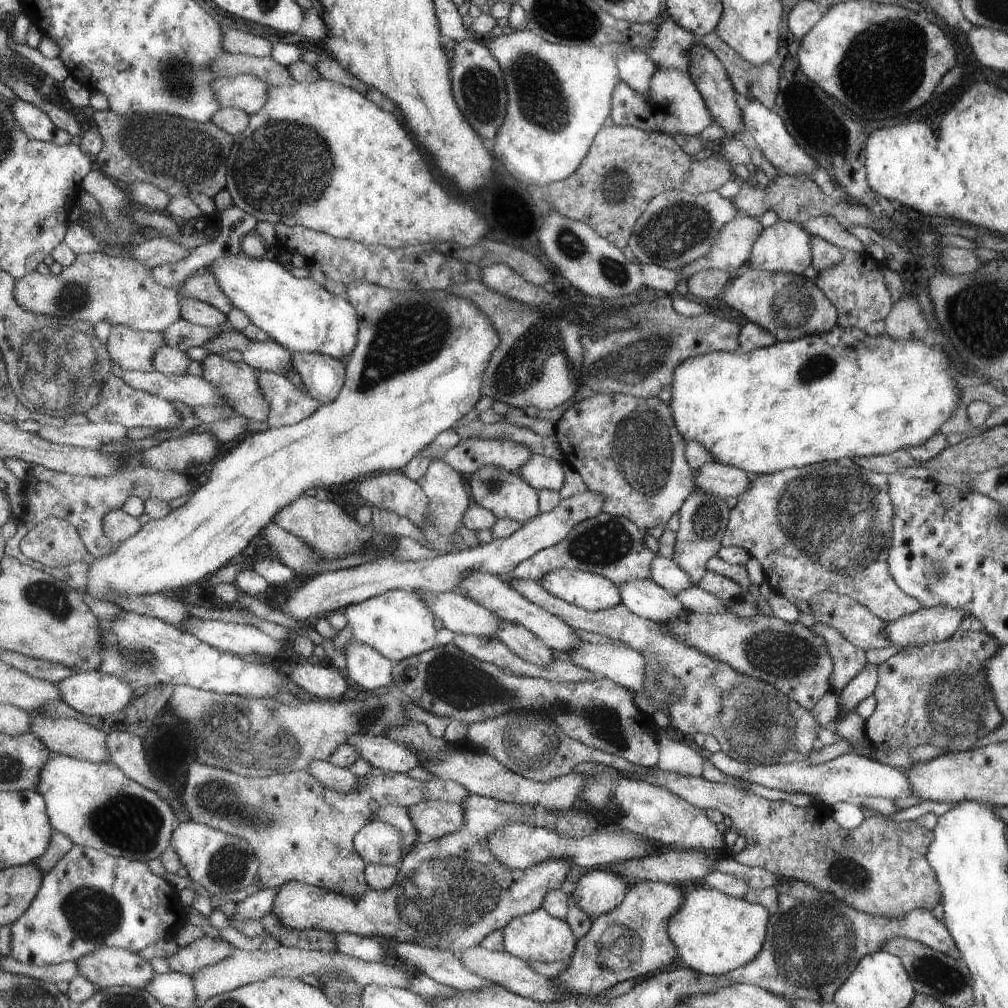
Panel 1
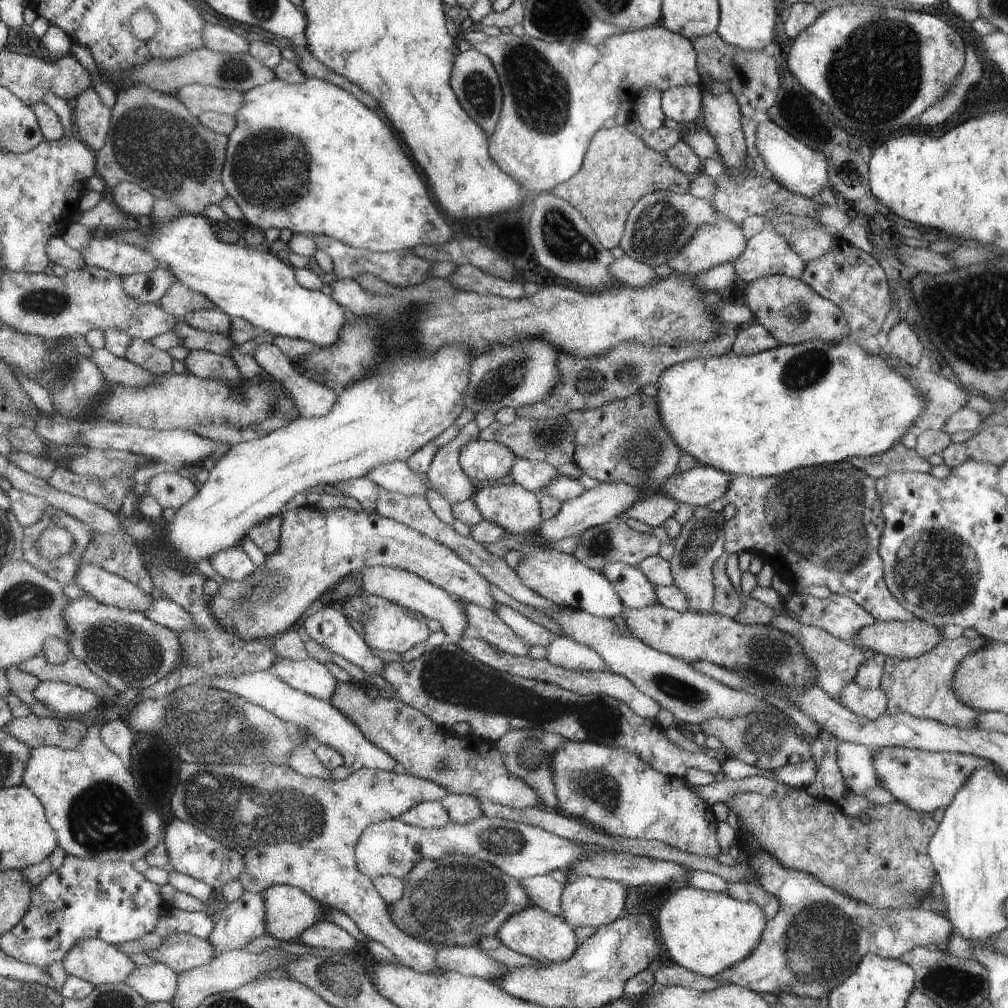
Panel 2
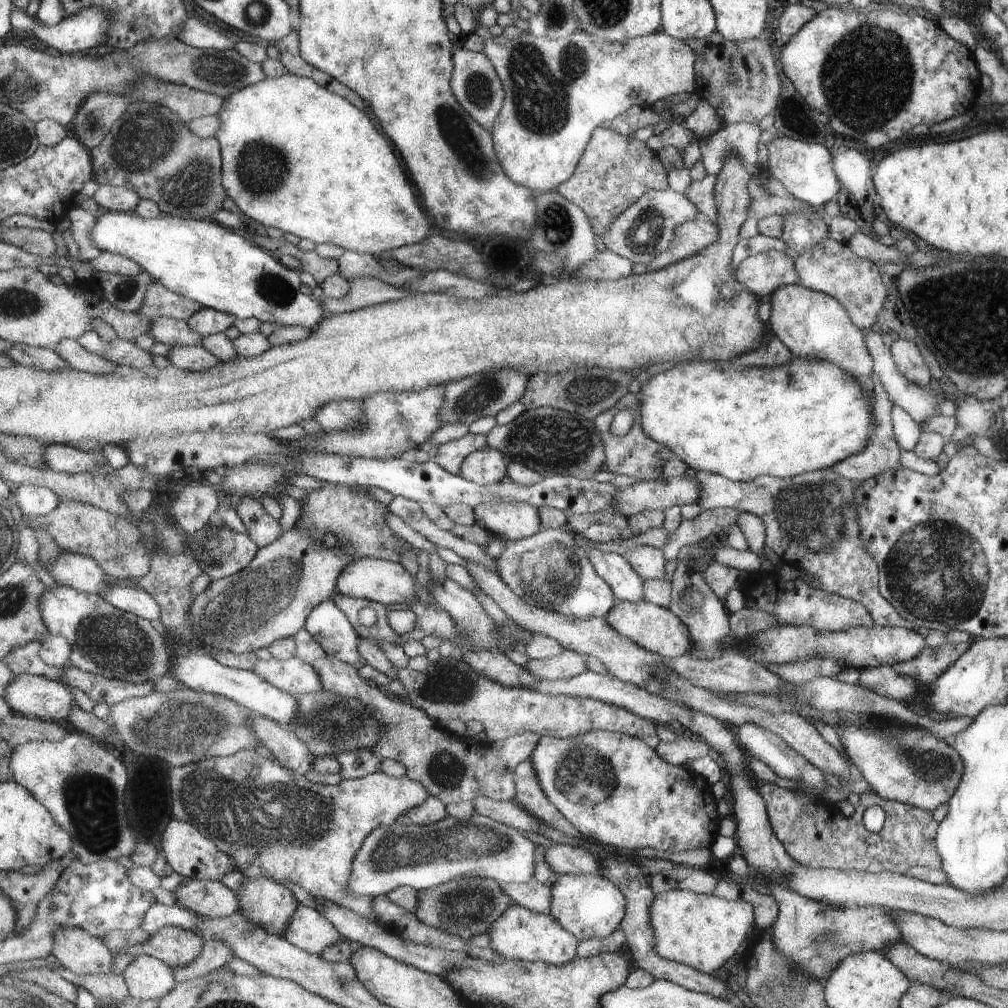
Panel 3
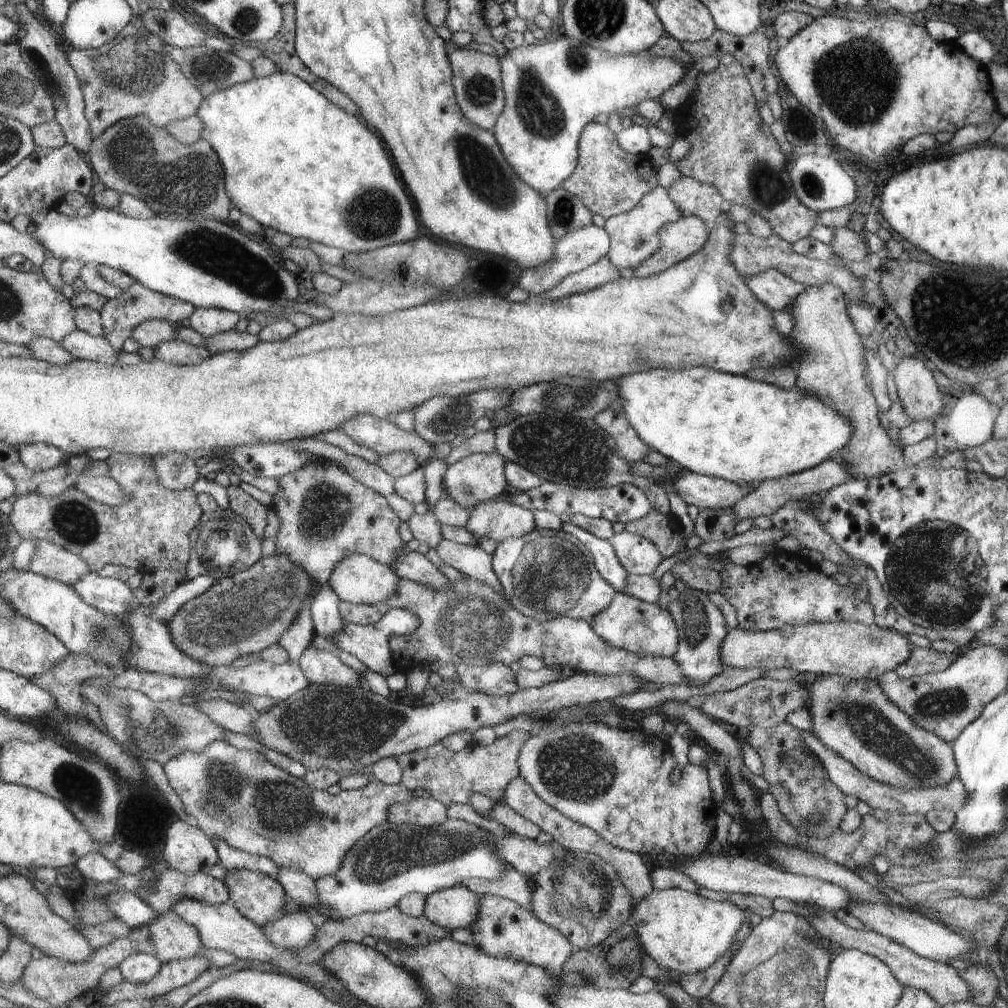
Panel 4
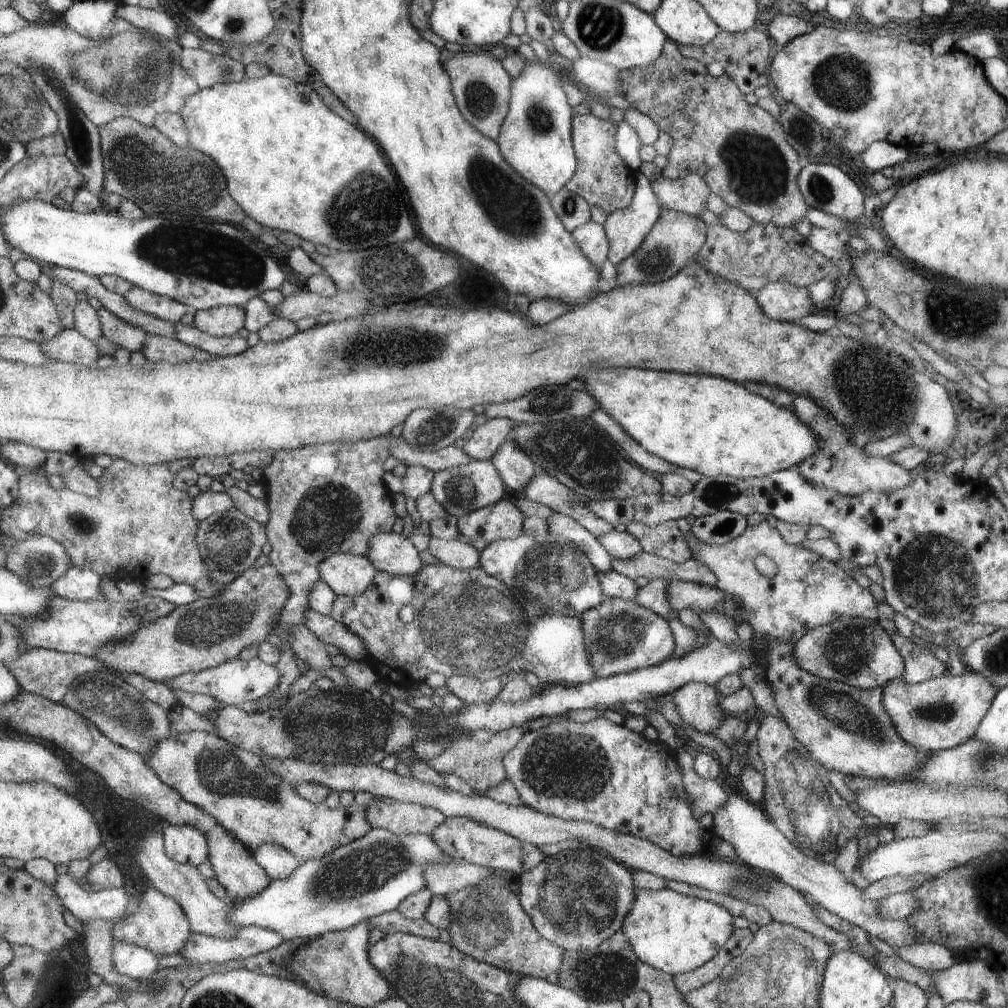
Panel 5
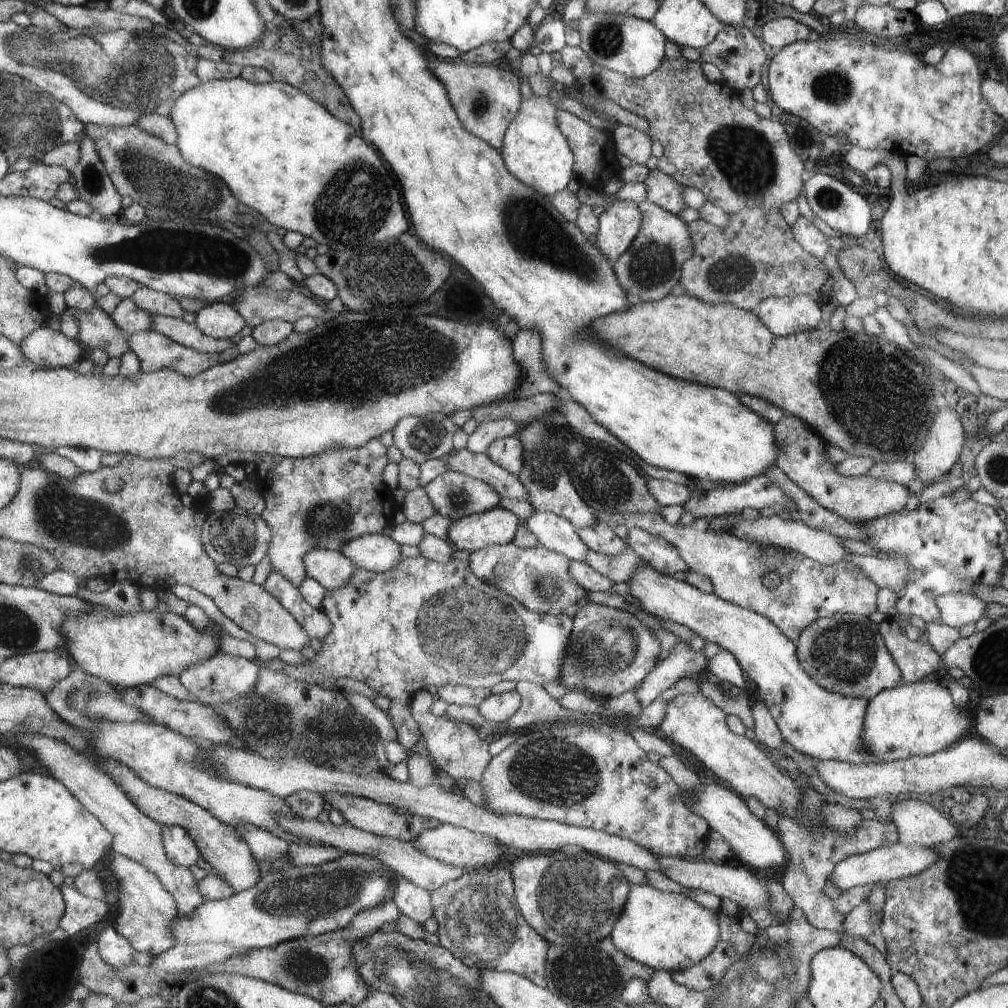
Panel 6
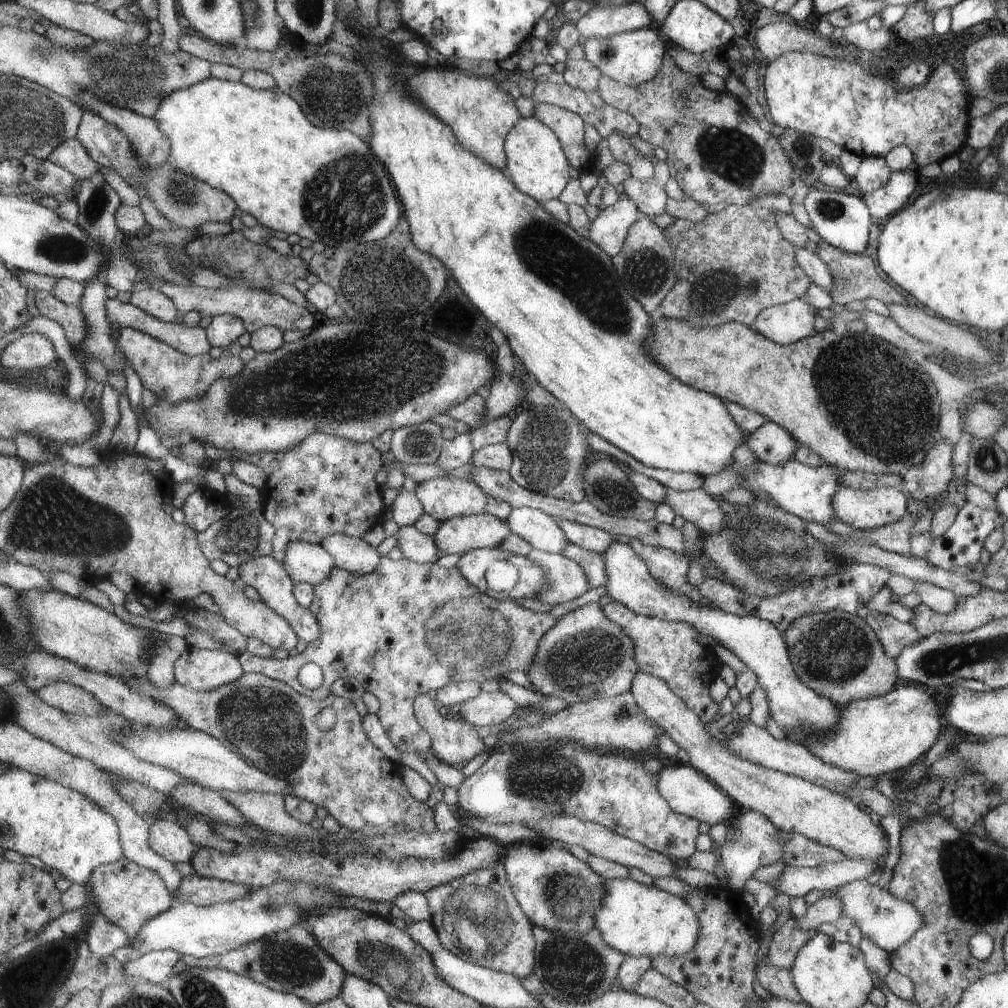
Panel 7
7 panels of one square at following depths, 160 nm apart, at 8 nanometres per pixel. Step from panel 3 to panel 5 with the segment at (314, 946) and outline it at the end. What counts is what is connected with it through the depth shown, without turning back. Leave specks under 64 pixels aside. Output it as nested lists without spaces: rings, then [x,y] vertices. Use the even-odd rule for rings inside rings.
[[[256,926],[243,927],[230,939],[193,933],[180,954],[199,964],[226,963],[267,952],[283,941],[284,937],[275,931]]]

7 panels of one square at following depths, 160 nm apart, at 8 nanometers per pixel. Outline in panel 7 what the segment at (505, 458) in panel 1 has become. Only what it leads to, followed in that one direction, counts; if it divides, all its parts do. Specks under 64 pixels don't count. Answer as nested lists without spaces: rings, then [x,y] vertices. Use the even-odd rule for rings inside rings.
[[[431,479],[418,484],[415,494],[421,499],[427,514],[439,522],[451,517],[472,515],[483,512],[486,494],[476,485],[457,479]]]

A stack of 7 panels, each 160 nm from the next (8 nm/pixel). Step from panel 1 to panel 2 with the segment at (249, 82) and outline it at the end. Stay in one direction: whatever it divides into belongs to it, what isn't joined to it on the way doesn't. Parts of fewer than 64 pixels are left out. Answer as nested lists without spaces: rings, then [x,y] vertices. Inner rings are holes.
[[[195,83],[178,89],[175,98],[198,117],[207,111],[235,115],[244,107],[244,94],[238,90]]]

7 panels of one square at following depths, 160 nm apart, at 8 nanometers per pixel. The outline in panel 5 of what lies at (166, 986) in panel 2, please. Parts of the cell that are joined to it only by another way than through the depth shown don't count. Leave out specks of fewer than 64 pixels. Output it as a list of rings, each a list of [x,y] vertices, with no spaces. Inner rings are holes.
[[[113,942],[114,965],[121,974],[143,981],[161,968],[159,958],[149,949],[122,942]]]

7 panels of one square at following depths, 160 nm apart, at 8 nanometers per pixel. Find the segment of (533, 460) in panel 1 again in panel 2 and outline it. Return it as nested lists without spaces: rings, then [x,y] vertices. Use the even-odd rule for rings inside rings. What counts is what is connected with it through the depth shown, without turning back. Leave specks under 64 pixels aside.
[[[516,457],[512,468],[509,469],[507,480],[517,483],[528,491],[534,491],[541,490],[557,475],[555,467],[547,463]]]

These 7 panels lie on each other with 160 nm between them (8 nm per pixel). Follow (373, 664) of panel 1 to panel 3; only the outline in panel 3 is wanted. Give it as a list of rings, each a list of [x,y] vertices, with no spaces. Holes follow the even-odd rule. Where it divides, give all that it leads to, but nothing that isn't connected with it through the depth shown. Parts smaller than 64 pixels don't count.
[[[333,598],[313,609],[304,628],[331,657],[349,664],[361,660],[362,654],[358,649],[360,635]]]

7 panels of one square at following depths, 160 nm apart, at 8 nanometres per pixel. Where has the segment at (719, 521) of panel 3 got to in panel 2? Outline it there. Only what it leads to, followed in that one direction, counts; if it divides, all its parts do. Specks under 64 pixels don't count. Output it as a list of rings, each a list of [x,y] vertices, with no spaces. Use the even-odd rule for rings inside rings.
[[[615,517],[609,522],[585,529],[579,535],[577,549],[572,555],[579,562],[584,562],[590,569],[597,571],[603,569],[611,561],[619,561],[627,566],[635,567],[645,557],[657,555],[657,550],[659,550],[659,540],[654,535],[634,531],[625,524],[624,518]]]

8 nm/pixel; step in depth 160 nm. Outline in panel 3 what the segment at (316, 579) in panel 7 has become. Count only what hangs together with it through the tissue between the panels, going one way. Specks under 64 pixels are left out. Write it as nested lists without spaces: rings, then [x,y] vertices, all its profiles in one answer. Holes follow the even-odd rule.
[[[361,557],[347,566],[338,580],[338,592],[356,599],[369,599],[384,605],[398,605],[405,601],[418,601],[427,598],[415,590],[415,578],[405,570],[404,563],[396,563],[375,557]]]

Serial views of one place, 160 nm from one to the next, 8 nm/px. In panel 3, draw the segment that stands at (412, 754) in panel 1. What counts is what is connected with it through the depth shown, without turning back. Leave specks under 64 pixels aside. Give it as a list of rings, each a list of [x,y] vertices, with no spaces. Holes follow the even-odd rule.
[[[169,642],[169,646],[170,670],[175,680],[182,686],[227,697],[241,705],[245,705],[259,715],[269,717],[271,720],[285,726],[297,716],[297,707],[300,707],[300,696],[289,694],[273,686],[253,671],[225,666],[201,649],[188,649],[185,645],[179,645],[174,649],[171,642]],[[359,749],[356,751],[342,751],[336,756],[342,764],[339,773],[342,779],[360,779],[364,776],[380,771],[382,760],[373,751]]]

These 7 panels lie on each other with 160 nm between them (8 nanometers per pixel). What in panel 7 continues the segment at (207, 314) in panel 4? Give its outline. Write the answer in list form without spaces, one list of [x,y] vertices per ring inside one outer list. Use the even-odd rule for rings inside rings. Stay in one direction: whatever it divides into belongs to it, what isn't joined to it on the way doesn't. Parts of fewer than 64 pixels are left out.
[[[229,313],[212,317],[206,328],[208,339],[212,346],[218,346],[225,352],[229,344],[237,342],[244,332],[247,332],[244,320]]]

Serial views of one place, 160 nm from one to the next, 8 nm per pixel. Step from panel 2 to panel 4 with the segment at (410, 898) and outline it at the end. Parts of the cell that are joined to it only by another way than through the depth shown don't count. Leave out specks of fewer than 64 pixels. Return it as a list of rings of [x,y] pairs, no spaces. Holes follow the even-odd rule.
[[[455,885],[433,892],[426,898],[425,915],[446,930],[468,929],[480,917],[482,897]]]

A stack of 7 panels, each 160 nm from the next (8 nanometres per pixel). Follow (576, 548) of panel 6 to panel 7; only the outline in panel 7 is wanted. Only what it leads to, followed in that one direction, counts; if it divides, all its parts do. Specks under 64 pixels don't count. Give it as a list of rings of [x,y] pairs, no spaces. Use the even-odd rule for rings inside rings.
[[[512,508],[505,522],[513,534],[519,535],[533,549],[558,553],[568,544],[556,519],[540,510]]]

